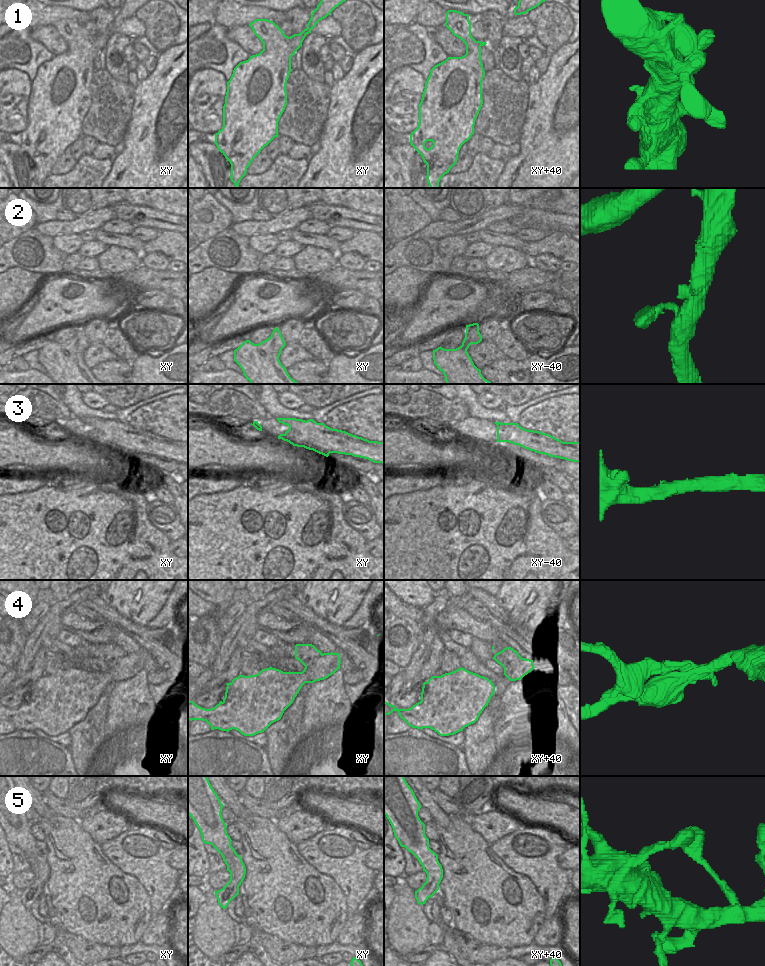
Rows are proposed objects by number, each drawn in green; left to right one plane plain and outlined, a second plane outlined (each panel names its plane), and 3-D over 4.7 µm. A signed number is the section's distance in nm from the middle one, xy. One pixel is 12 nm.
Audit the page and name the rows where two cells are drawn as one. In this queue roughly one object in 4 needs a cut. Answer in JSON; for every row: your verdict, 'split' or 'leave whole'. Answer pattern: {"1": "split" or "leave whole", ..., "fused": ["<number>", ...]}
{"1": "leave whole", "2": "leave whole", "3": "split", "4": "split", "5": "leave whole", "fused": ["3", "4"]}

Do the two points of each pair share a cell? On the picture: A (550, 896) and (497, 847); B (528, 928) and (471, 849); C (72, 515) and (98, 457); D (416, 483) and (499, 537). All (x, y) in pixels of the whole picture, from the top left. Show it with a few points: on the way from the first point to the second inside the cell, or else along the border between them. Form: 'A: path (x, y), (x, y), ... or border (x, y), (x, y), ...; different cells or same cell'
A: path (544, 881), (512, 849); same cell
B: path (508, 908), (471, 869); same cell
C: border (83, 476), (97, 479); different cells
D: border (448, 484), (402, 494); different cells

